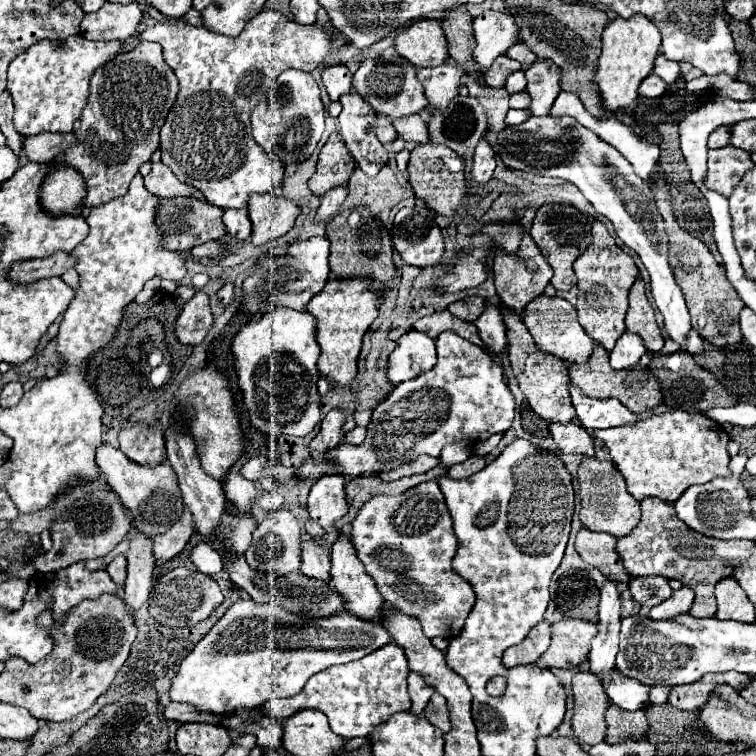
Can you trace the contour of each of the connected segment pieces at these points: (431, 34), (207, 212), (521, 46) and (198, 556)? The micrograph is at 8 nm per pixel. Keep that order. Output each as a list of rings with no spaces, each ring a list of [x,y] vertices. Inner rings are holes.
[[[420,19],[400,31],[394,49],[416,67],[436,67],[448,59],[448,39],[438,19]]]
[[[190,195],[188,199],[160,199],[160,205],[156,209],[156,225],[160,225],[162,235],[160,247],[176,253],[188,253],[196,245],[202,245],[210,239],[222,239],[226,235],[222,215],[222,207],[216,207],[196,195]]]
[[[516,43],[516,45],[512,45],[512,47],[506,51],[506,55],[508,55],[510,59],[520,61],[524,69],[526,69],[530,63],[536,61],[536,53],[534,53],[526,43]]]
[[[198,543],[190,553],[190,561],[206,575],[216,575],[222,571],[222,559],[210,543]]]

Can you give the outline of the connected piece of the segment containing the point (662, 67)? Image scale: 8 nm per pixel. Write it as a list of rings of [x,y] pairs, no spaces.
[[[660,53],[660,55],[656,57],[656,61],[654,61],[654,73],[656,73],[658,77],[662,77],[666,83],[674,83],[674,81],[680,77],[678,63],[666,59],[662,53]]]

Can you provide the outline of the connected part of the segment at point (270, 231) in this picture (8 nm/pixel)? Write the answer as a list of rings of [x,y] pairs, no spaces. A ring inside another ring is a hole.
[[[254,193],[248,201],[248,209],[252,221],[250,241],[256,247],[262,247],[268,241],[288,233],[300,213],[294,201],[288,201],[276,193]]]

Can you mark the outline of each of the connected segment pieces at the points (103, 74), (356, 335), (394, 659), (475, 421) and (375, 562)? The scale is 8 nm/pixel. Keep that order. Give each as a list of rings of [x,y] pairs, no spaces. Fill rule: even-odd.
[[[140,41],[132,51],[118,53],[112,61],[96,69],[90,81],[90,99],[86,109],[82,111],[76,129],[78,143],[64,153],[64,163],[78,169],[86,181],[86,199],[84,199],[86,207],[96,207],[120,195],[126,195],[128,185],[132,177],[138,173],[140,165],[150,161],[152,153],[156,151],[160,127],[164,125],[164,119],[172,109],[178,91],[180,91],[178,79],[174,71],[164,63],[158,43]]]
[[[330,279],[326,283],[326,287],[310,299],[310,303],[306,305],[306,309],[318,319],[318,343],[320,343],[320,359],[318,359],[318,373],[320,377],[328,379],[330,383],[336,383],[340,387],[350,385],[356,379],[358,373],[358,355],[362,349],[362,337],[368,331],[370,323],[378,317],[378,299],[374,295],[374,291],[370,289],[370,281],[368,279]]]
[[[388,643],[388,647],[380,647],[380,651],[366,655],[364,659],[356,659],[352,663],[330,667],[312,675],[300,695],[288,699],[272,699],[270,717],[276,719],[276,723],[284,723],[300,709],[318,709],[328,717],[328,723],[336,735],[346,739],[368,737],[370,731],[384,723],[390,715],[410,709],[406,675],[408,663],[404,651],[396,643]]]
[[[444,331],[442,335],[438,335],[436,349],[438,349],[438,363],[430,371],[396,385],[394,391],[372,411],[372,419],[368,423],[368,435],[364,443],[360,445],[340,443],[332,451],[326,451],[326,461],[336,463],[336,471],[340,475],[358,477],[366,473],[390,471],[392,467],[400,465],[400,461],[412,461],[416,459],[416,455],[422,453],[430,457],[440,457],[444,445],[458,443],[458,441],[468,441],[468,443],[486,441],[490,435],[504,433],[506,427],[510,427],[510,419],[514,417],[514,397],[504,383],[502,367],[498,367],[498,363],[482,347],[468,343],[464,337],[456,335],[454,331]]]
[[[436,479],[424,481],[396,497],[372,497],[368,503],[364,503],[358,517],[352,521],[350,539],[366,573],[374,579],[376,589],[382,595],[384,603],[388,603],[392,609],[404,615],[418,619],[428,639],[432,637],[454,639],[456,635],[460,635],[462,625],[476,601],[476,595],[470,583],[452,571],[450,561],[456,555],[456,537],[452,531],[450,513],[446,509]]]

